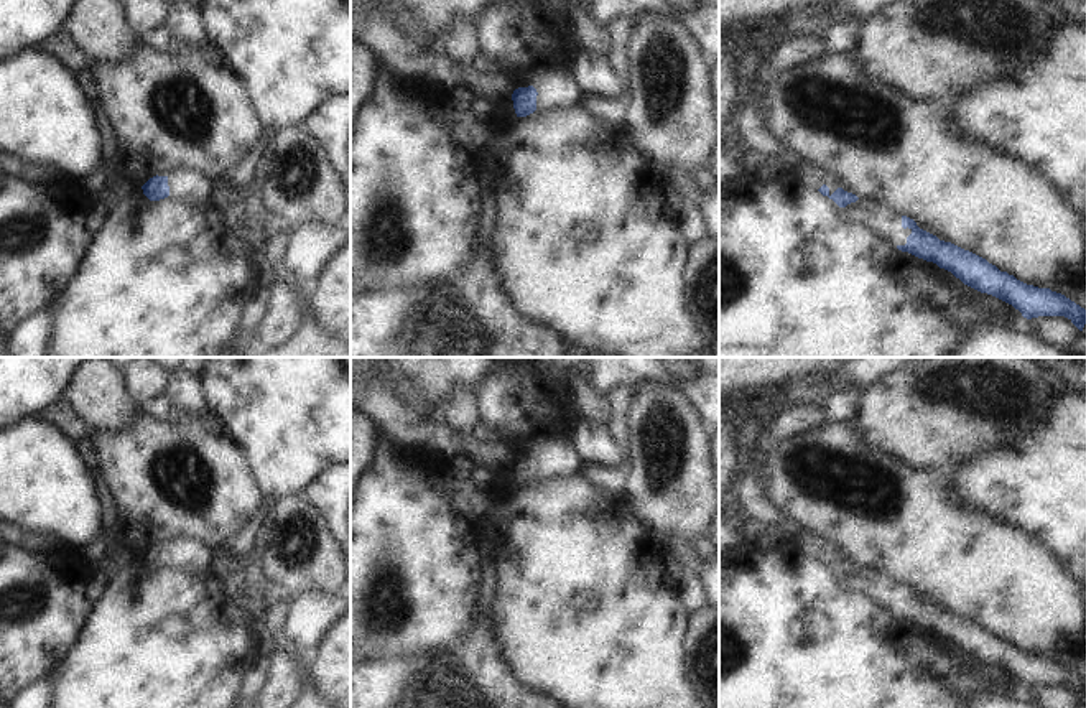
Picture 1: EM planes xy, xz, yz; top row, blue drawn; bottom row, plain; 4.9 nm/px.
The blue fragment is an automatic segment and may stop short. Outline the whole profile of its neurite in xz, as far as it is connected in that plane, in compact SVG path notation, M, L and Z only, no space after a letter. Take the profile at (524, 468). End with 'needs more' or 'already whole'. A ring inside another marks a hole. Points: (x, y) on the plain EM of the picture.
M545 438L533 446L528 456L518 456L512 463L517 486L527 486L535 479L553 479L571 476L582 466L581 458L571 445L571 438Z; needs more

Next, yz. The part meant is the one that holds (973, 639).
M902 585L902 596L910 598L905 614L898 619L908 621L918 627L936 632L940 637L951 640L964 654L992 664L1032 688L1038 685L1065 685L1079 700L1086 693L1086 678L1050 657L1038 657L1017 649L1007 640L1000 640L986 627L964 619L951 611L940 609L936 604L920 598L917 591Z; already whole

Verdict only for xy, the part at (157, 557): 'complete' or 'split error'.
split error

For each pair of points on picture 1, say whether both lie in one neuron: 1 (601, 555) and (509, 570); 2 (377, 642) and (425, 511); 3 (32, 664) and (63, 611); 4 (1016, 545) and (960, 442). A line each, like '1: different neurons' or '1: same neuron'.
1: same neuron
2: same neuron
3: same neuron
4: different neurons

